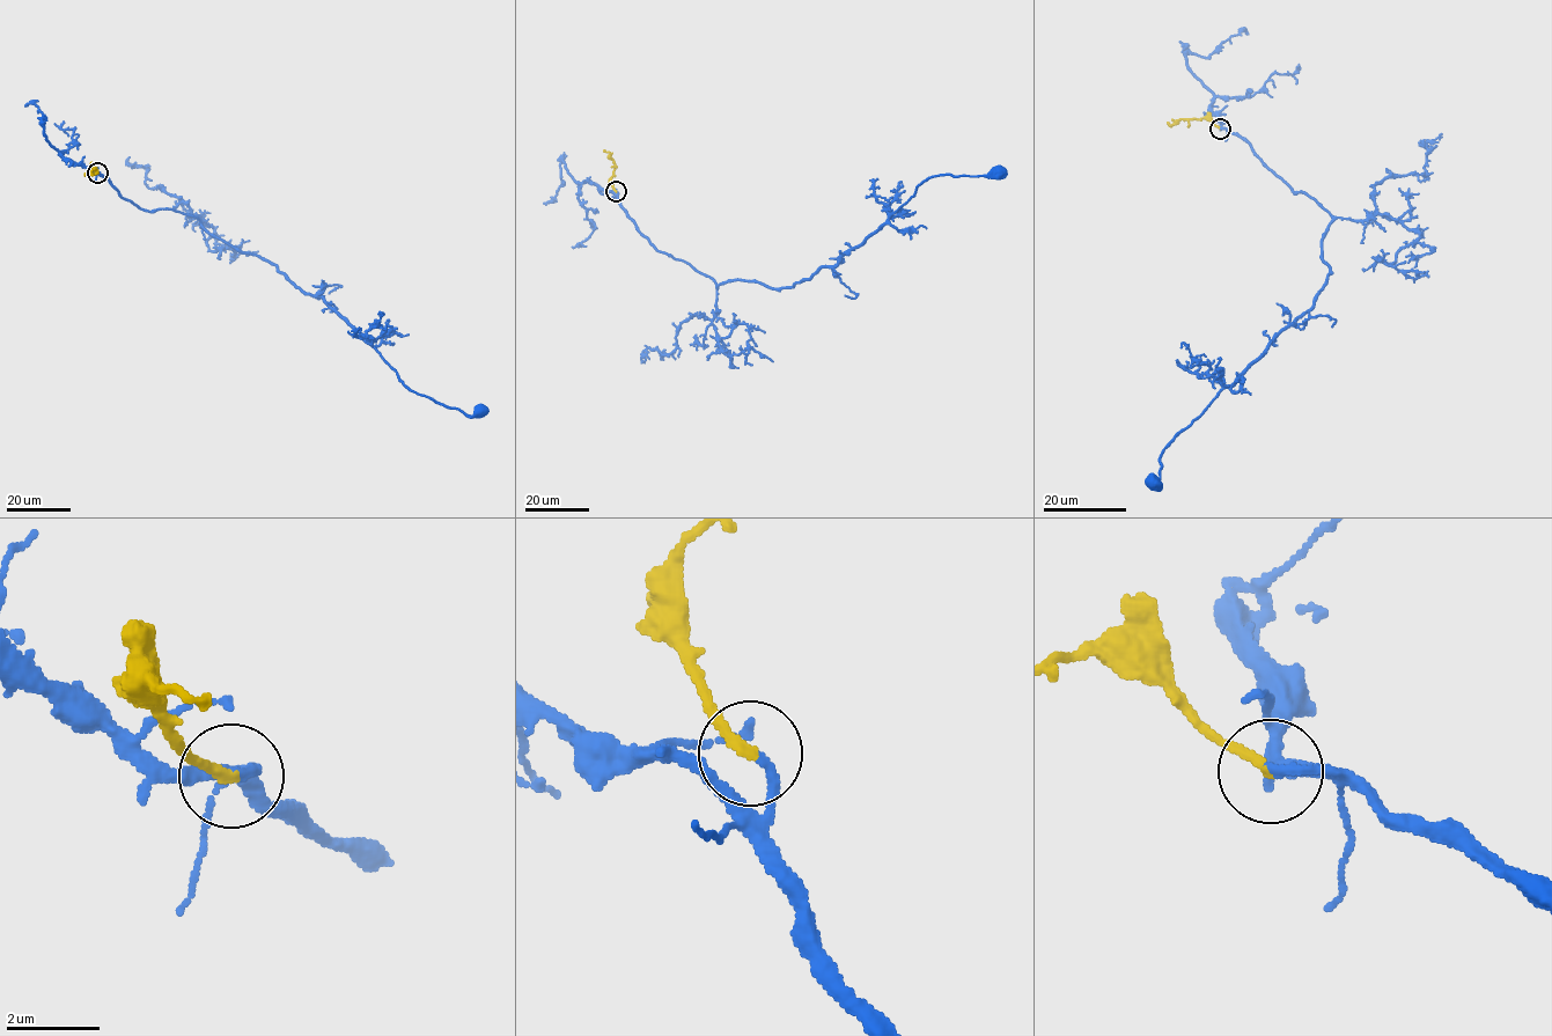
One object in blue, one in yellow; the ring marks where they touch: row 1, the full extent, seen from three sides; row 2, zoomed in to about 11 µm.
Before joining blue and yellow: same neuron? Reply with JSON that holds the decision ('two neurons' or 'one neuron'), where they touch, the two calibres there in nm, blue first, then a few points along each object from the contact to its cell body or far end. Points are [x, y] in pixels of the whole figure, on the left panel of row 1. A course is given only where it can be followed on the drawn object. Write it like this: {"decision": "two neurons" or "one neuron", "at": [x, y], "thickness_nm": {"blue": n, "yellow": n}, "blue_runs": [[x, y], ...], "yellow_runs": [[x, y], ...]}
{"decision": "one neuron", "at": [97, 173], "thickness_nm": {"blue": 180, "yellow": 220}, "blue_runs": [[98, 173], [140, 210], [193, 215], [320, 295], [411, 390], [469, 417], [480, 412]], "yellow_runs": [[98, 173], [93, 167], [96, 168], [90, 176], [85, 174]]}

